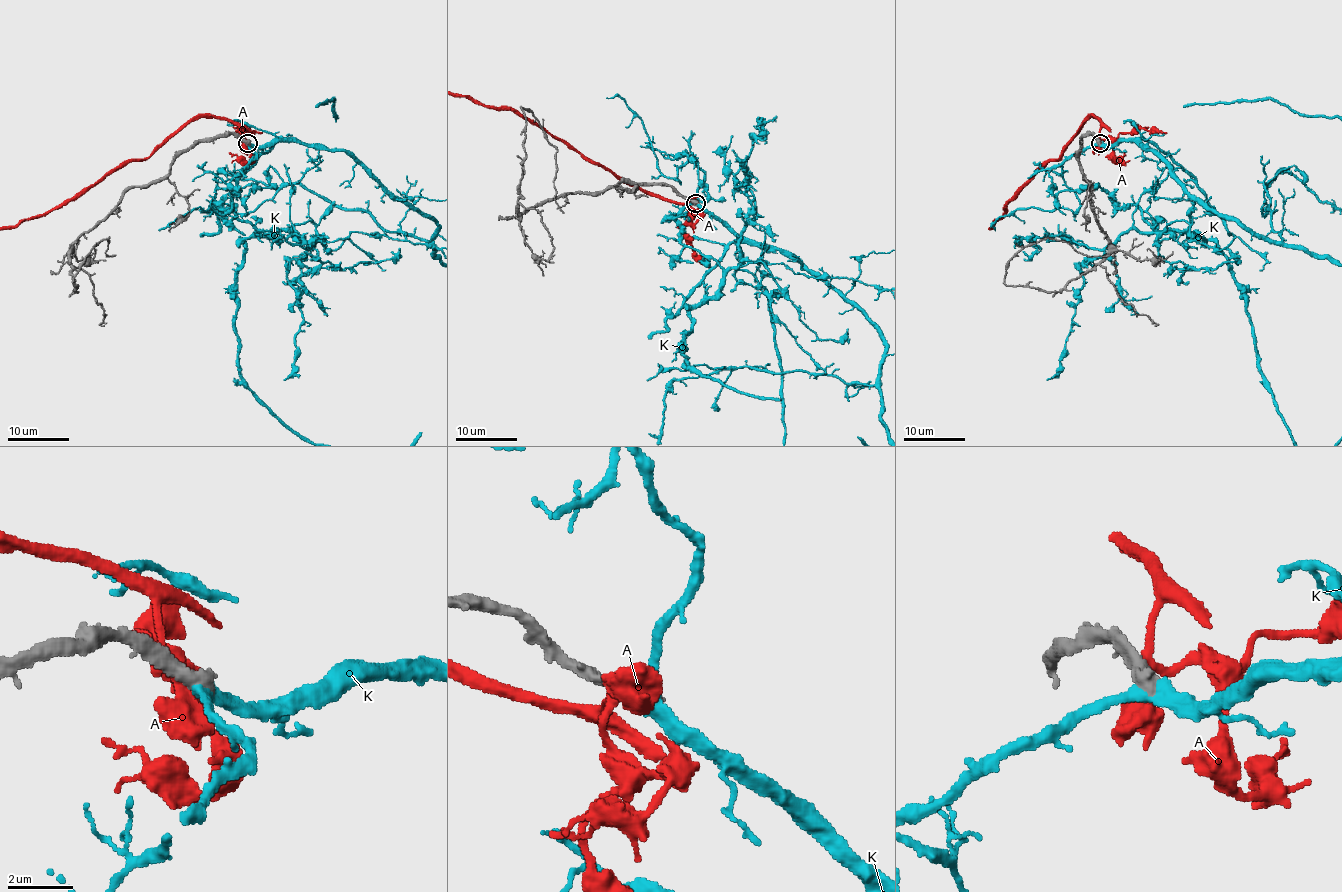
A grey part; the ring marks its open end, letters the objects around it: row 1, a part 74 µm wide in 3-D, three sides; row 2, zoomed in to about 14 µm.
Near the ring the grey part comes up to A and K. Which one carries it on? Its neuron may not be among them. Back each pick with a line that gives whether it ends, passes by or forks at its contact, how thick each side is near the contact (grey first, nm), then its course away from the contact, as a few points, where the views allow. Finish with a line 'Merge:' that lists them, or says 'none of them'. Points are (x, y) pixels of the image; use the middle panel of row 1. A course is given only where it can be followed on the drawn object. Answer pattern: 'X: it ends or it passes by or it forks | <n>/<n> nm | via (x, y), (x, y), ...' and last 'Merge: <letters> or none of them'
K: it passes by | 600/360 nm
Merge: K

